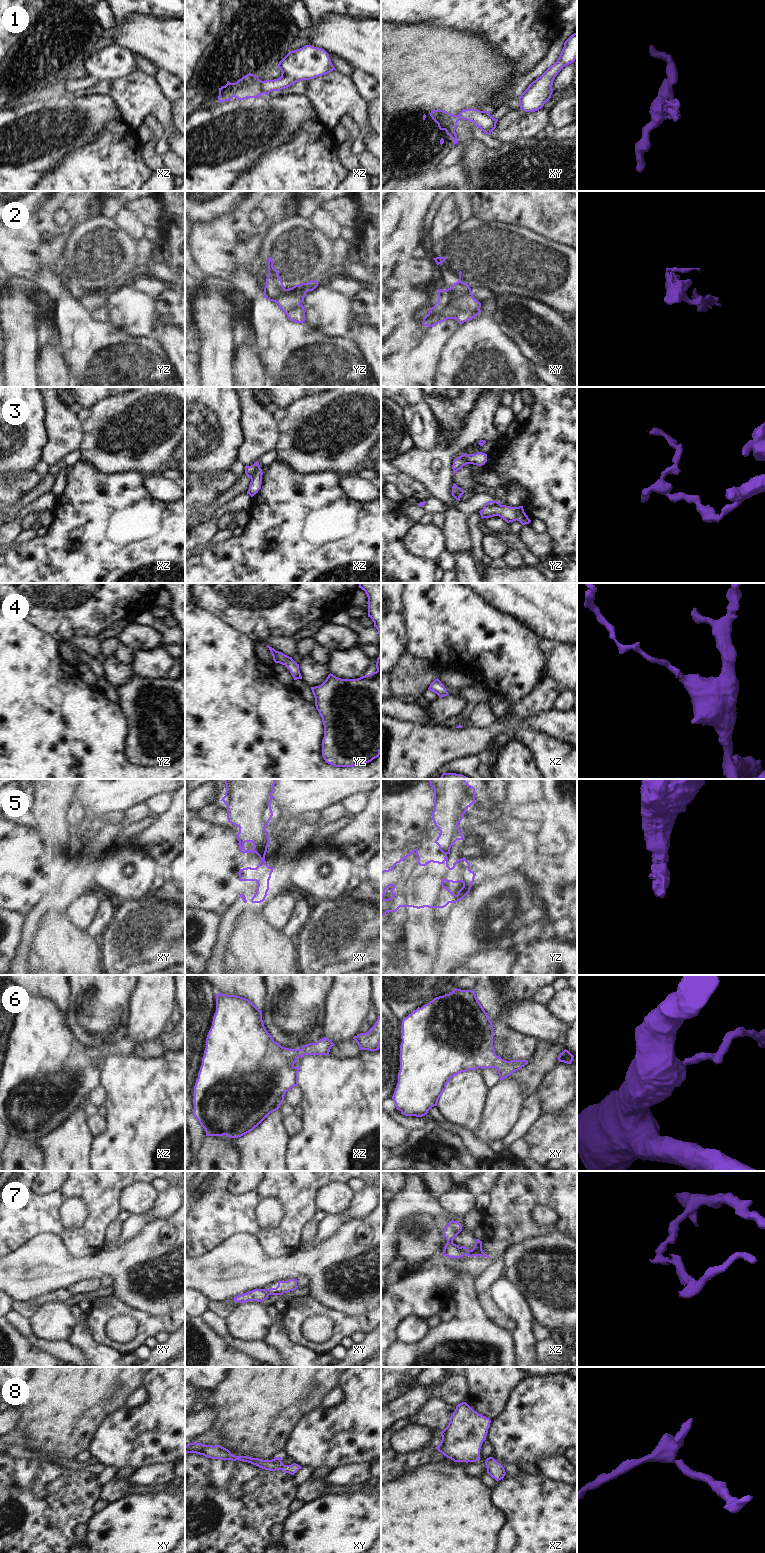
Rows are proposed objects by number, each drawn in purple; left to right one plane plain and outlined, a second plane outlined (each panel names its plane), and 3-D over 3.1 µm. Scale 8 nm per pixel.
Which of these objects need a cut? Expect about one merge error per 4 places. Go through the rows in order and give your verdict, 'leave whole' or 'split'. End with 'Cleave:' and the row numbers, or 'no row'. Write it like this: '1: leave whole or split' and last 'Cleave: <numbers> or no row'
1: split
2: split
3: split
4: leave whole
5: leave whole
6: leave whole
7: split
8: leave whole
Cleave: 1, 2, 3, 7

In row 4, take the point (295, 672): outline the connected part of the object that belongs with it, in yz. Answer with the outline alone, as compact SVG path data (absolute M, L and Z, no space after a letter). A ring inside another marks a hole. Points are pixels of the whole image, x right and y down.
M266 645L272 656L273 656L273 660L275 663L280 663L282 665L285 665L287 667L287 669L290 670L291 675L293 676L294 680L297 679L302 679L300 670L299 670L299 664L297 664L292 657L289 657L285 654L283 654L282 652L276 651L274 648Z

